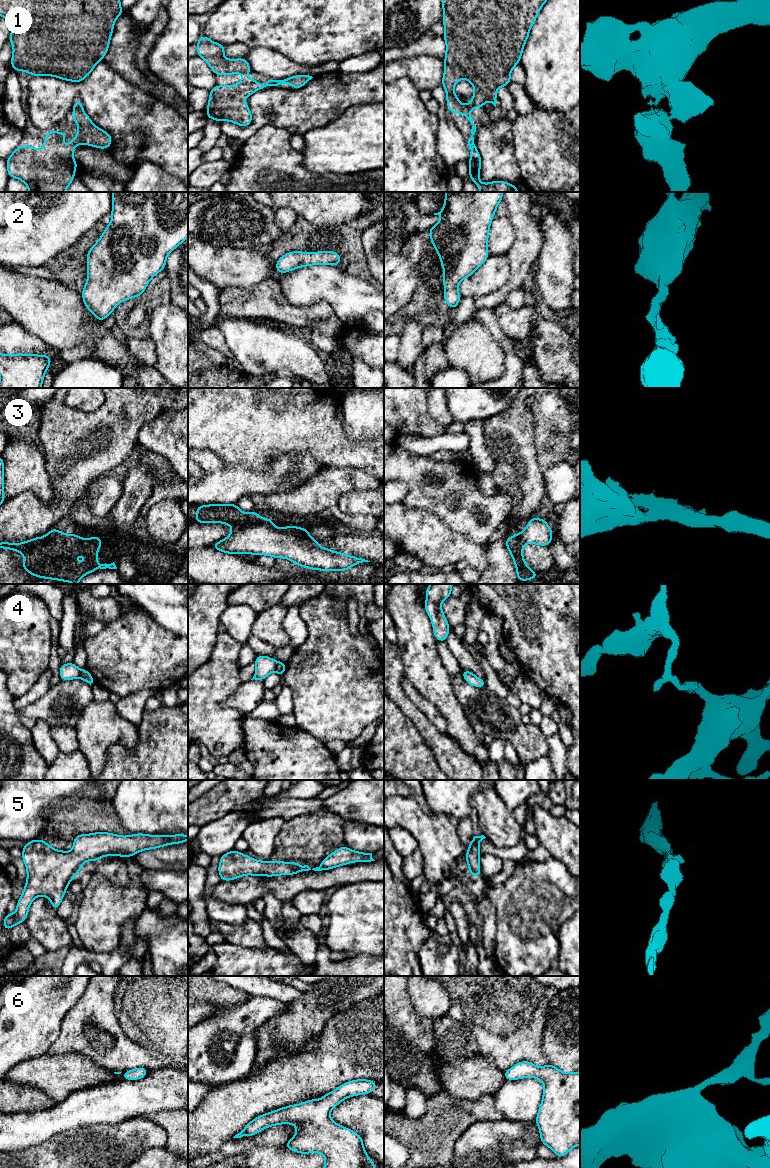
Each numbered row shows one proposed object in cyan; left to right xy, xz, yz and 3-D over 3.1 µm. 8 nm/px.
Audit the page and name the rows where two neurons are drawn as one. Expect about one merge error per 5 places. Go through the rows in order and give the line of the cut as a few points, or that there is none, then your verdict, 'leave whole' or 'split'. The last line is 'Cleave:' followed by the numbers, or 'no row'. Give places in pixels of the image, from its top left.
1: no cut; leave whole
2: no cut; leave whole
3: cut in xz along (228, 536), (247, 525), (259, 523), (278, 532), (315, 540); split
4: cut in xz along (277, 661), (274, 669); split
5: no cut; leave whole
6: no cut; leave whole
Cleave: 3, 4

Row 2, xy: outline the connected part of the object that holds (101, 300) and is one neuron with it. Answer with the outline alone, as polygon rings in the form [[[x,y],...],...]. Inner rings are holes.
[[[112,192],[112,220],[98,241],[87,252],[87,282],[81,292],[86,308],[98,321],[105,320],[121,302],[141,297],[150,280],[166,266],[166,257],[188,237],[188,192]]]

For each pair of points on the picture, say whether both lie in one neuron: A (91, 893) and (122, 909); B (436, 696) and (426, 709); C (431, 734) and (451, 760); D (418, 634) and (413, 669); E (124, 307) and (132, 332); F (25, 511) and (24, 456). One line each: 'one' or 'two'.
A: one
B: two
C: one
D: one
E: one
F: two

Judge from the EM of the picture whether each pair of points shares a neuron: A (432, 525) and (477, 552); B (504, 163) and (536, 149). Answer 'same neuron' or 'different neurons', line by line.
A: same neuron
B: different neurons

